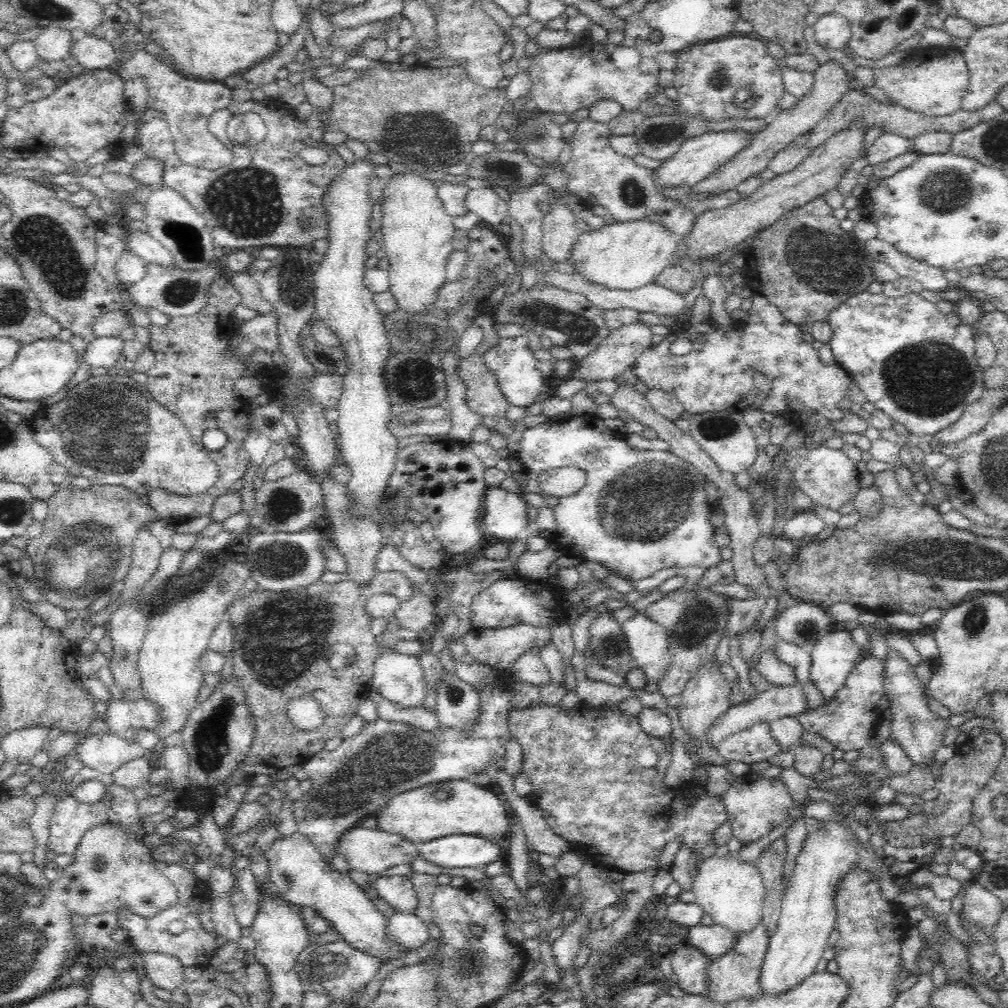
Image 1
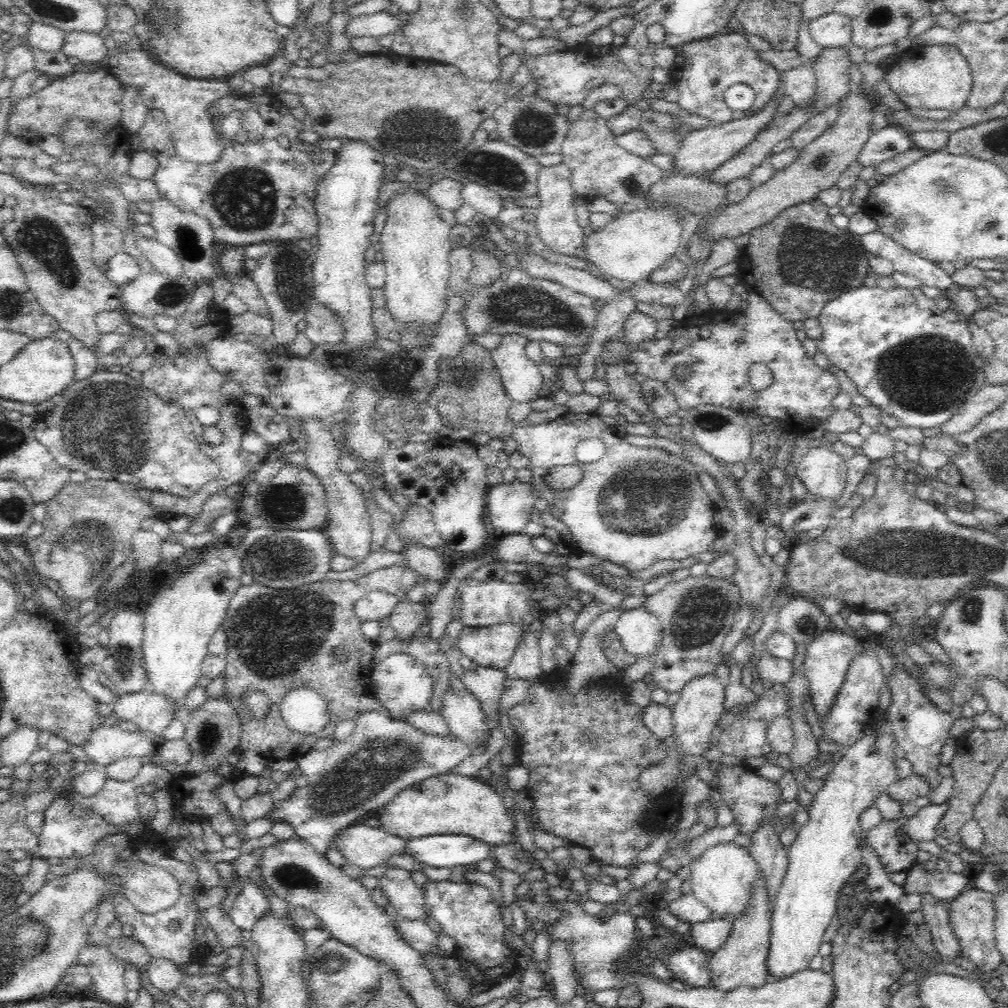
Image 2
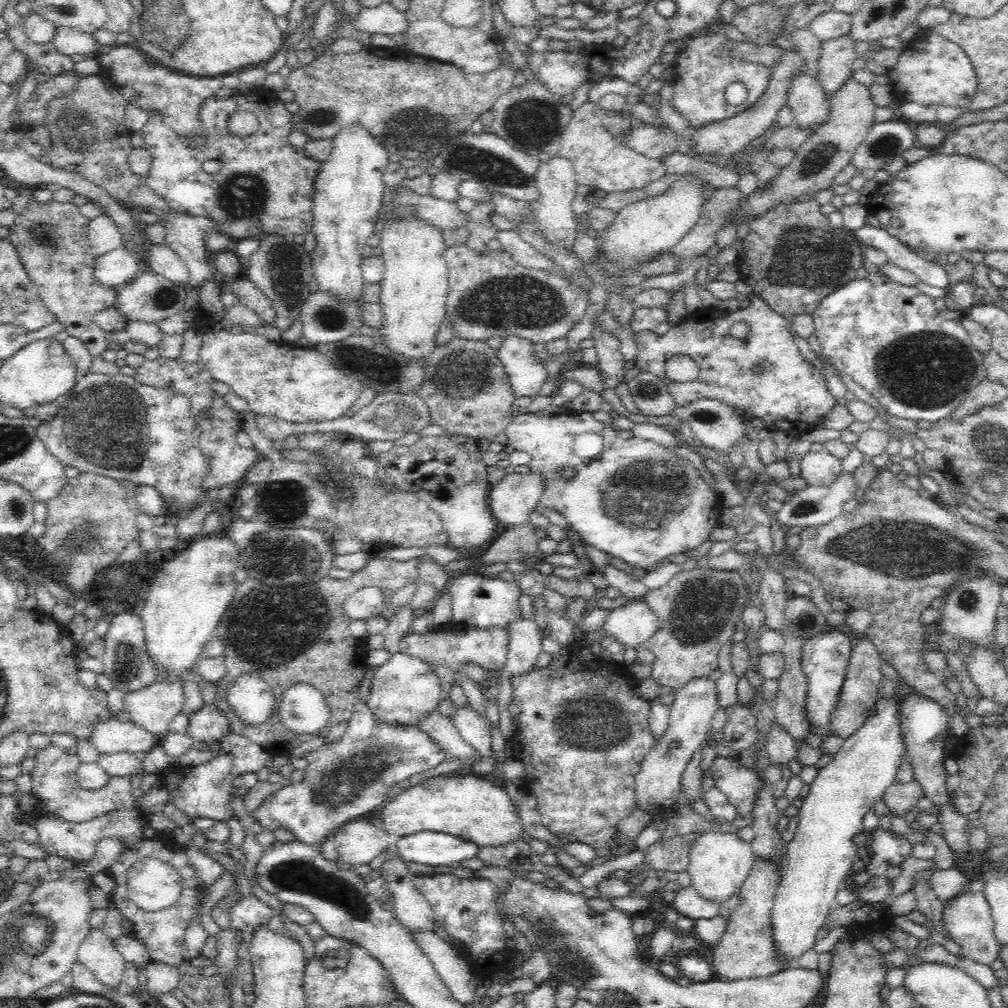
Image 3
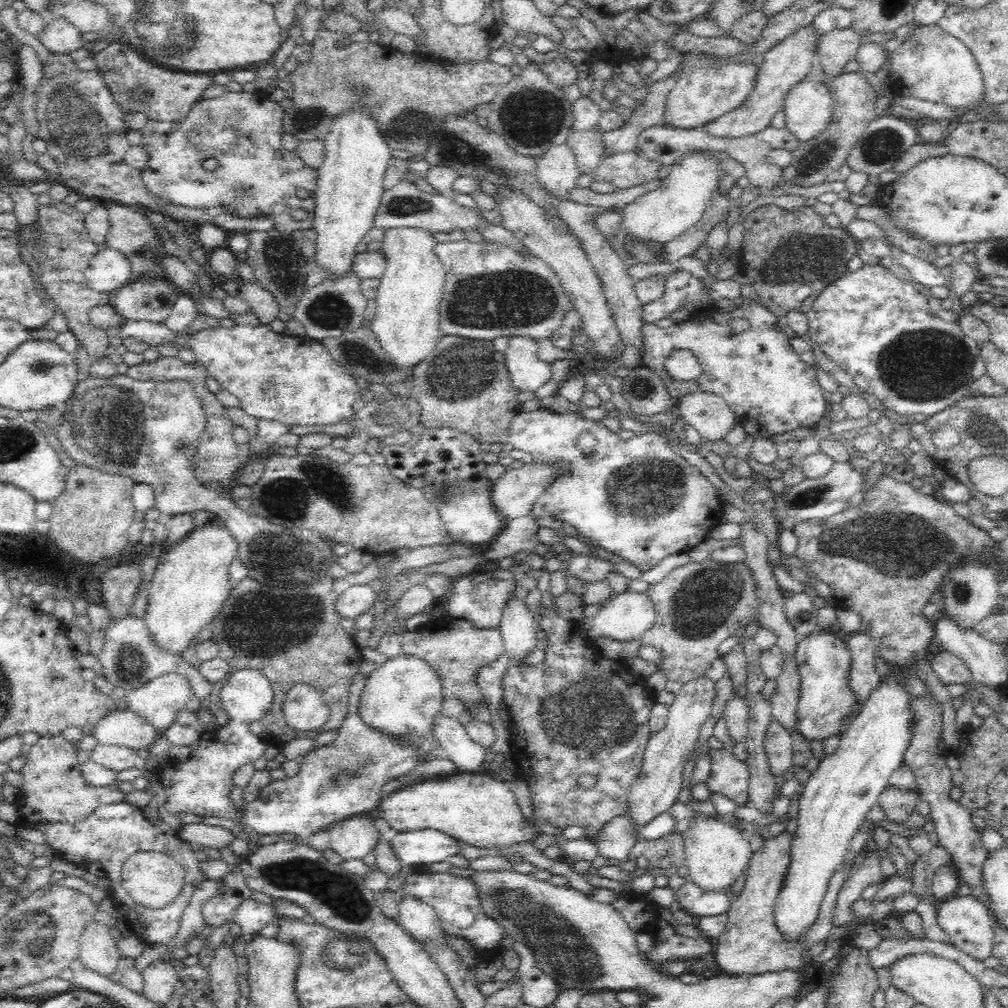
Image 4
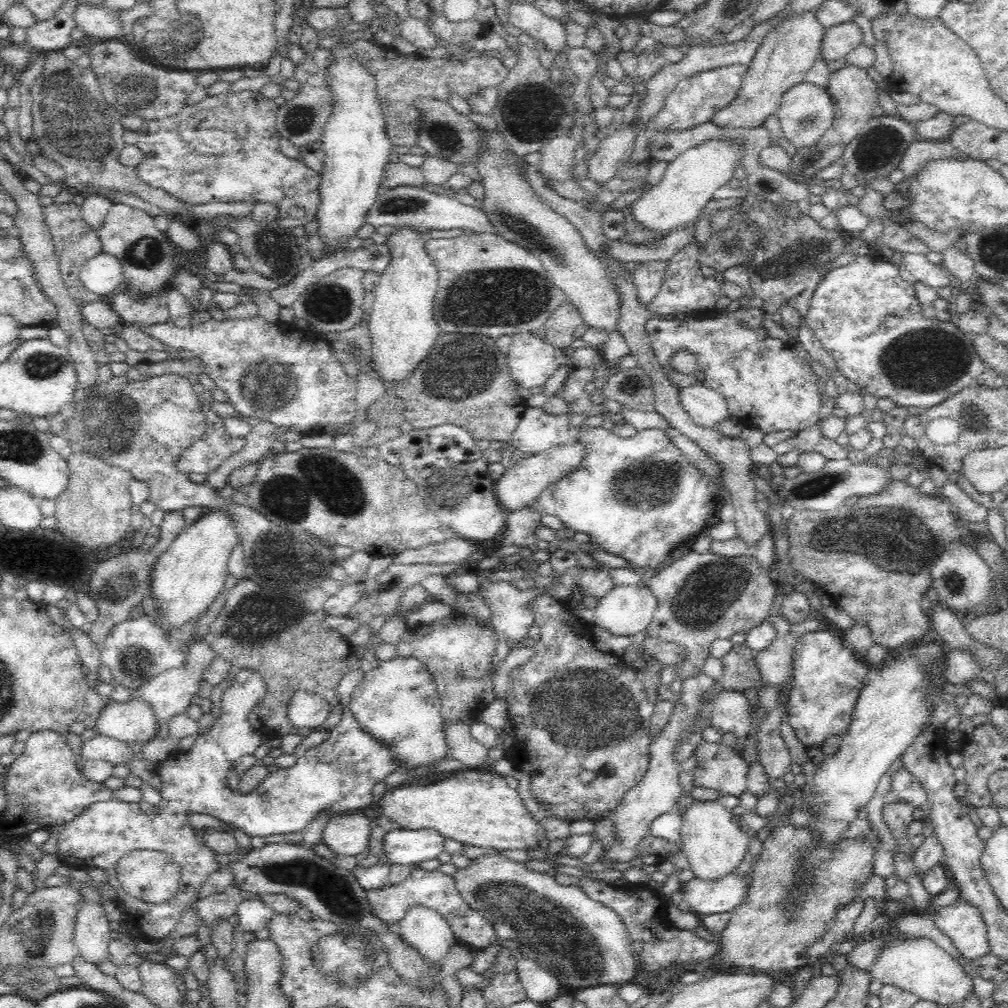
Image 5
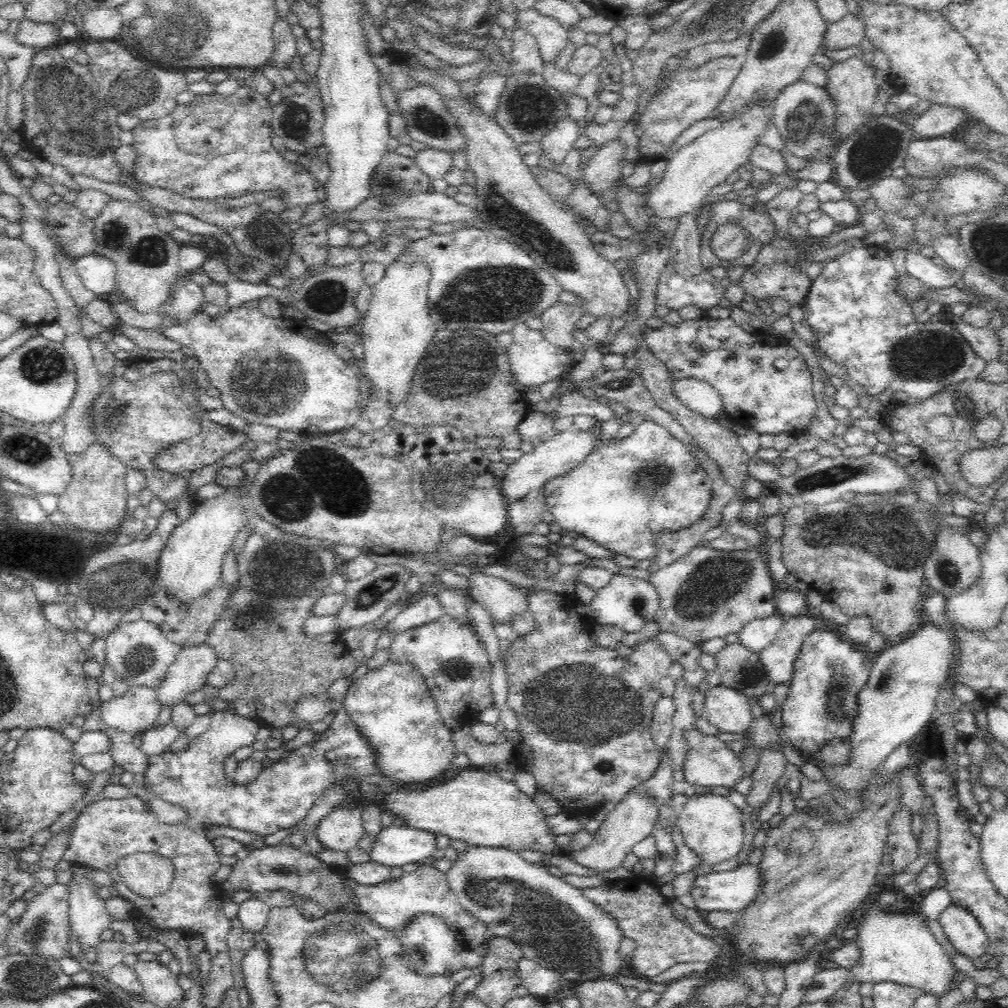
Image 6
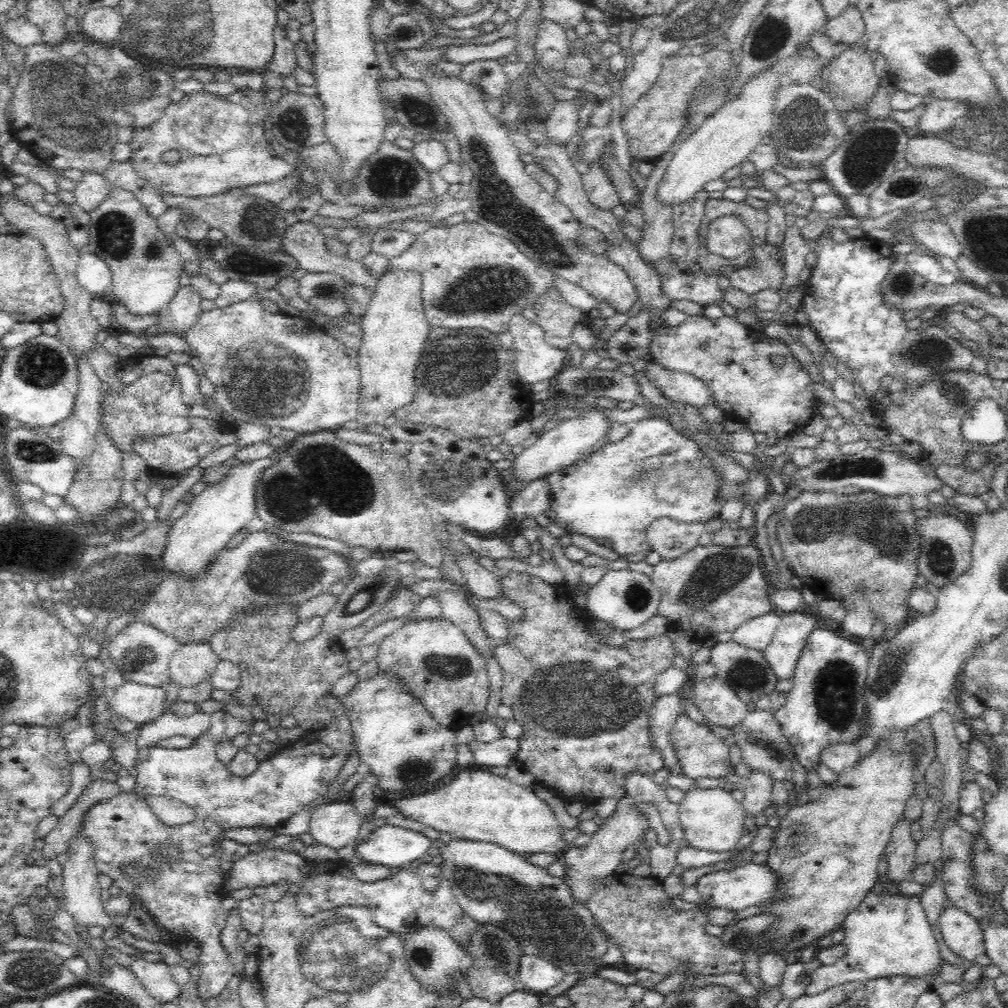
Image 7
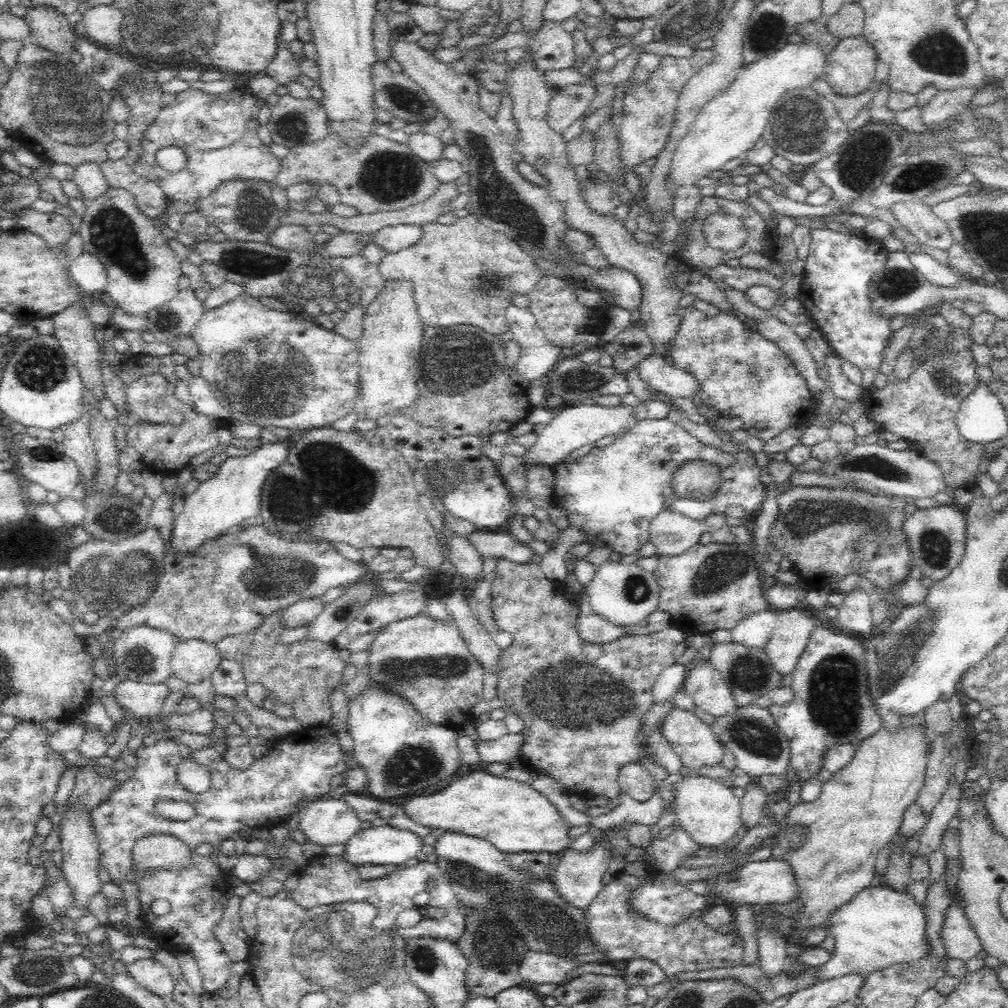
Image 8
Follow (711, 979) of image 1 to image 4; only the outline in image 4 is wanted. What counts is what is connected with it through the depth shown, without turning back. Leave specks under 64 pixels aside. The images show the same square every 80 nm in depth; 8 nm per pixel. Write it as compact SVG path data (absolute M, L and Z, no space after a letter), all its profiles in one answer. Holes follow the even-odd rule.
M784 831L765 840L761 849L752 855L745 874L746 884L729 906L724 932L714 942L712 953L723 974L750 976L803 968L800 960L805 944L786 941L774 922L774 904L790 864L792 838L794 834Z

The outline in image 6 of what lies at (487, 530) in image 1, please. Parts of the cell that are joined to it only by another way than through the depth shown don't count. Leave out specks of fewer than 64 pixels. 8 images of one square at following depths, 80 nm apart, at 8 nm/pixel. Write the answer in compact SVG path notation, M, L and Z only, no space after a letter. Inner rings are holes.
M600 422L595 424L596 427L583 432L576 427L557 432L552 440L537 445L531 453L524 453L522 457L514 461L508 467L508 472L499 480L500 491L502 491L502 497L504 497L506 504L515 503L526 498L531 492L542 490L550 479L567 475L573 468L576 468L594 448L597 431L600 431Z

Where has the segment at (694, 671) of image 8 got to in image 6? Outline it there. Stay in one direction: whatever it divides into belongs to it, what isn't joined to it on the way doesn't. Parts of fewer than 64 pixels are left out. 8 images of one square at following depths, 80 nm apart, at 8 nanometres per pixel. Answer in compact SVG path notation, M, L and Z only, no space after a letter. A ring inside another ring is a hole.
M716 686L707 695L703 716L720 733L747 734L752 722L748 697L730 688Z

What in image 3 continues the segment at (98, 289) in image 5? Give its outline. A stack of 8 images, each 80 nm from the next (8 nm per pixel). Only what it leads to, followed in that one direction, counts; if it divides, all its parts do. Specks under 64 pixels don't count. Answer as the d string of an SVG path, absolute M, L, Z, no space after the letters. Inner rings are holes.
M120 247L109 253L95 260L94 279L98 283L121 288L140 274L140 261L130 251Z

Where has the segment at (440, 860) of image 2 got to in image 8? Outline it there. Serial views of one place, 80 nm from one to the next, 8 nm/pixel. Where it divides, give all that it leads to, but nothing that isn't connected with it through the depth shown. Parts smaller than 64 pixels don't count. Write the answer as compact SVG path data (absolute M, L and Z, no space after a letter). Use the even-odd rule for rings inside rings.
M388 824L379 827L366 825L345 844L343 858L357 866L403 866L412 858L422 857L424 845L422 838L412 831Z

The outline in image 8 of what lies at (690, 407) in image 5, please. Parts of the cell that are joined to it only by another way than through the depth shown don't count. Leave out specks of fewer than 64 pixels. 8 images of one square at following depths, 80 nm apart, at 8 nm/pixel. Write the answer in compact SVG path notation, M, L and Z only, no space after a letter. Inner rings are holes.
M652 354L637 366L642 380L670 400L677 402L678 398L689 398L699 404L699 380L693 374L670 365L663 355Z

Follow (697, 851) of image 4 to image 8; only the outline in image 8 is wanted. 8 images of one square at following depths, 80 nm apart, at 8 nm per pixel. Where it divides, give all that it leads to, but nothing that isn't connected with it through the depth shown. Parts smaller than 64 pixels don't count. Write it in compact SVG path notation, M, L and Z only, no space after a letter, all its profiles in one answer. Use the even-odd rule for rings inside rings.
M686 776L675 785L674 811L679 826L688 833L698 848L710 847L713 850L720 845L726 846L742 824L741 798L730 787L724 786L719 778Z

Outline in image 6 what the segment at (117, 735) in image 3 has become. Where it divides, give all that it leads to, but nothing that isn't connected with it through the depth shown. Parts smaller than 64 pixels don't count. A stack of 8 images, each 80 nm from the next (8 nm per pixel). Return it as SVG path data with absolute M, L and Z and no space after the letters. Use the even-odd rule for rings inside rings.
M152 687L130 688L122 698L112 697L99 707L99 717L106 729L128 733L137 742L147 730L156 726L160 713L160 705L158 705L158 699L156 699L156 694Z

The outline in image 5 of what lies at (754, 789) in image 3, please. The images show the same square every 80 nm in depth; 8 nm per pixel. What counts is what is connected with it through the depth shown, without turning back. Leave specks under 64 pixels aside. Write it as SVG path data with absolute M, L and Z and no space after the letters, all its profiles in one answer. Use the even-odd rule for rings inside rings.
M703 742L700 750L696 752L697 765L693 771L695 786L704 786L716 790L720 795L730 795L740 798L747 790L748 762L744 757L738 756L733 746L722 744L709 744Z

